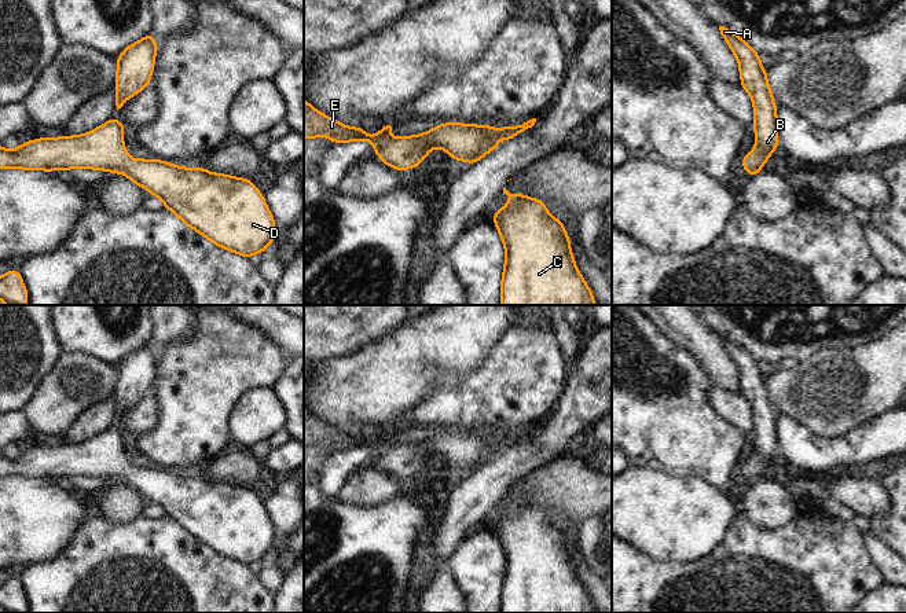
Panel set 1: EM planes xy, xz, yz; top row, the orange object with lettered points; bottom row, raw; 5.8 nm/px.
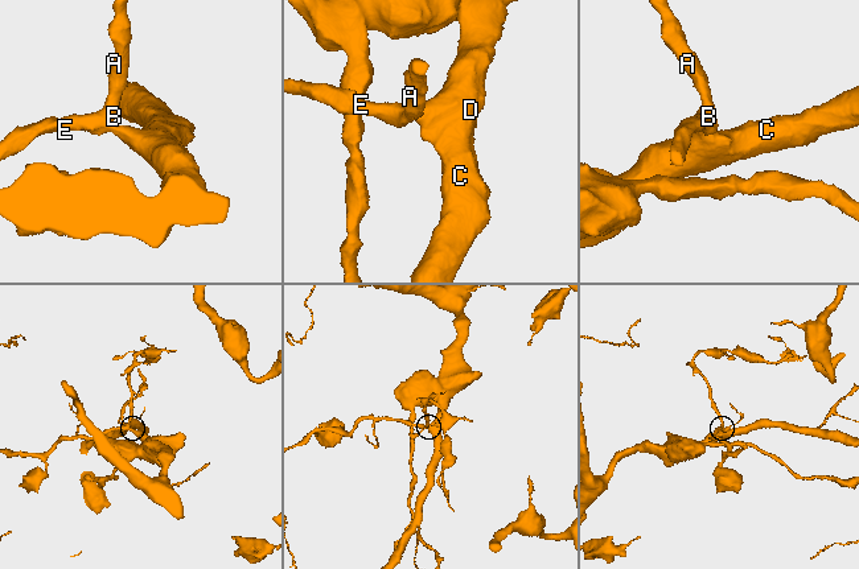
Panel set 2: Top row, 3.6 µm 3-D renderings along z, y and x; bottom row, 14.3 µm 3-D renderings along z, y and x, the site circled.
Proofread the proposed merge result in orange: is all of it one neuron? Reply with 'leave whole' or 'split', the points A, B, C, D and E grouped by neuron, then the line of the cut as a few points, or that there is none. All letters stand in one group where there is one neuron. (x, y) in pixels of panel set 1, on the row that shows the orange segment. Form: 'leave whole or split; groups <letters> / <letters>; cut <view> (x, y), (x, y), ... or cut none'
leave whole; groups A B C D E; cut none

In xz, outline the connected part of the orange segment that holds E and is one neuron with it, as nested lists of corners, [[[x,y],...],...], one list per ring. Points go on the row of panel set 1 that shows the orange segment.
[[[304,99],[304,139],[315,139],[320,135],[334,143],[363,142],[378,144],[374,148],[386,166],[399,170],[408,170],[418,166],[433,147],[444,148],[451,159],[466,161],[470,165],[480,161],[487,153],[495,150],[500,143],[496,136],[500,135],[505,143],[516,135],[528,131],[536,122],[532,118],[518,126],[505,126],[500,129],[488,125],[467,124],[437,124],[433,131],[422,135],[381,139],[384,135],[395,131],[393,122],[385,122],[385,126],[370,137],[363,128],[344,126],[340,121],[329,118],[313,109]]]

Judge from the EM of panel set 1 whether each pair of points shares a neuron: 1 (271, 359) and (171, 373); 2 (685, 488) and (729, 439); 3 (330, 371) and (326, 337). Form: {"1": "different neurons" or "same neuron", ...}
{"1": "same neuron", "2": "different neurons", "3": "different neurons"}

